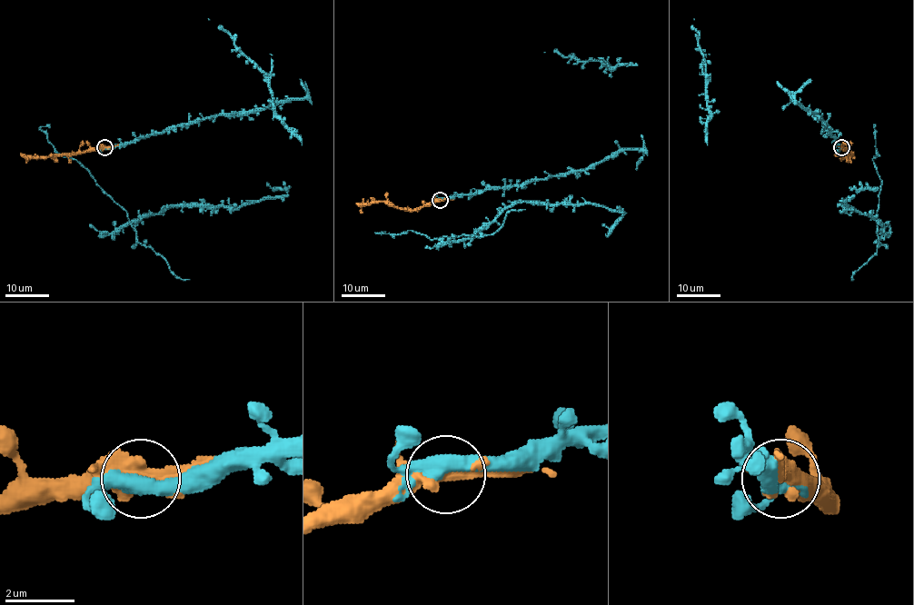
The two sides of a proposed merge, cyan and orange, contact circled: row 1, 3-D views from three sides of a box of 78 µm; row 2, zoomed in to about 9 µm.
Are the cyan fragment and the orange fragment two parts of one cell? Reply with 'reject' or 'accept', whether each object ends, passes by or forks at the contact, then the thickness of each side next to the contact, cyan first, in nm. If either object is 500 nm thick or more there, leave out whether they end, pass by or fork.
accept | cyan passes by | orange forks | 440/360 nm

